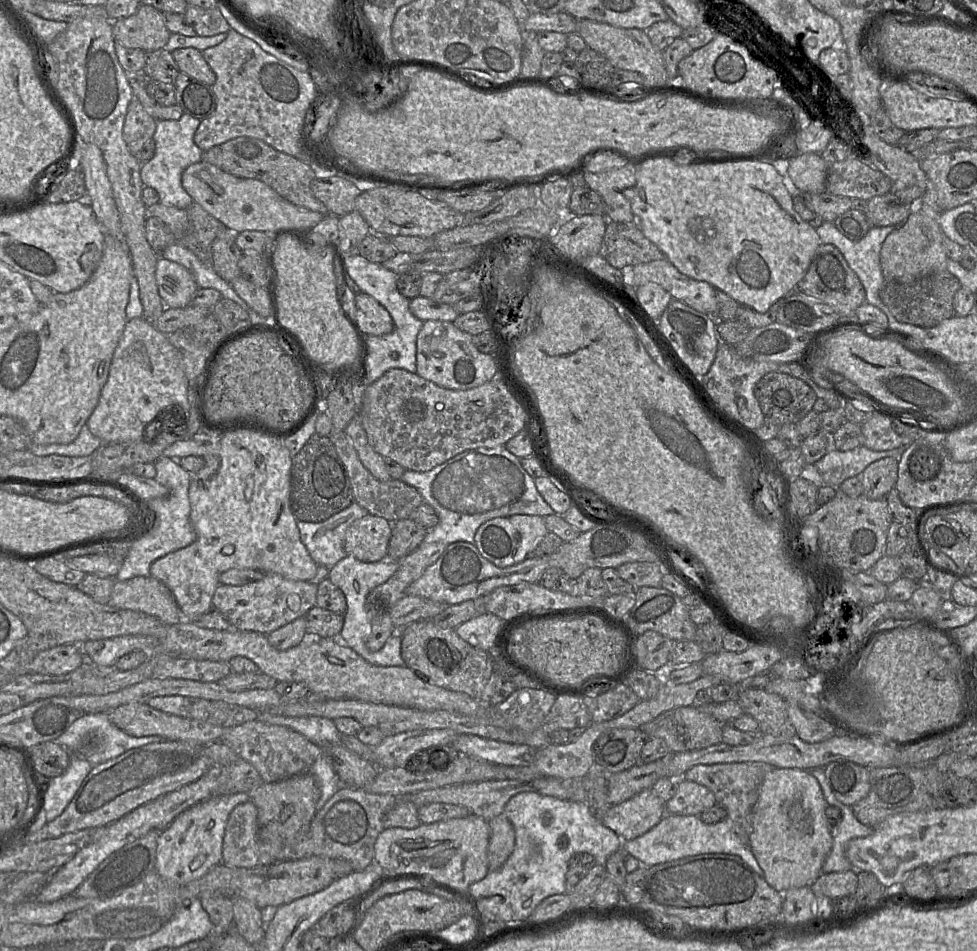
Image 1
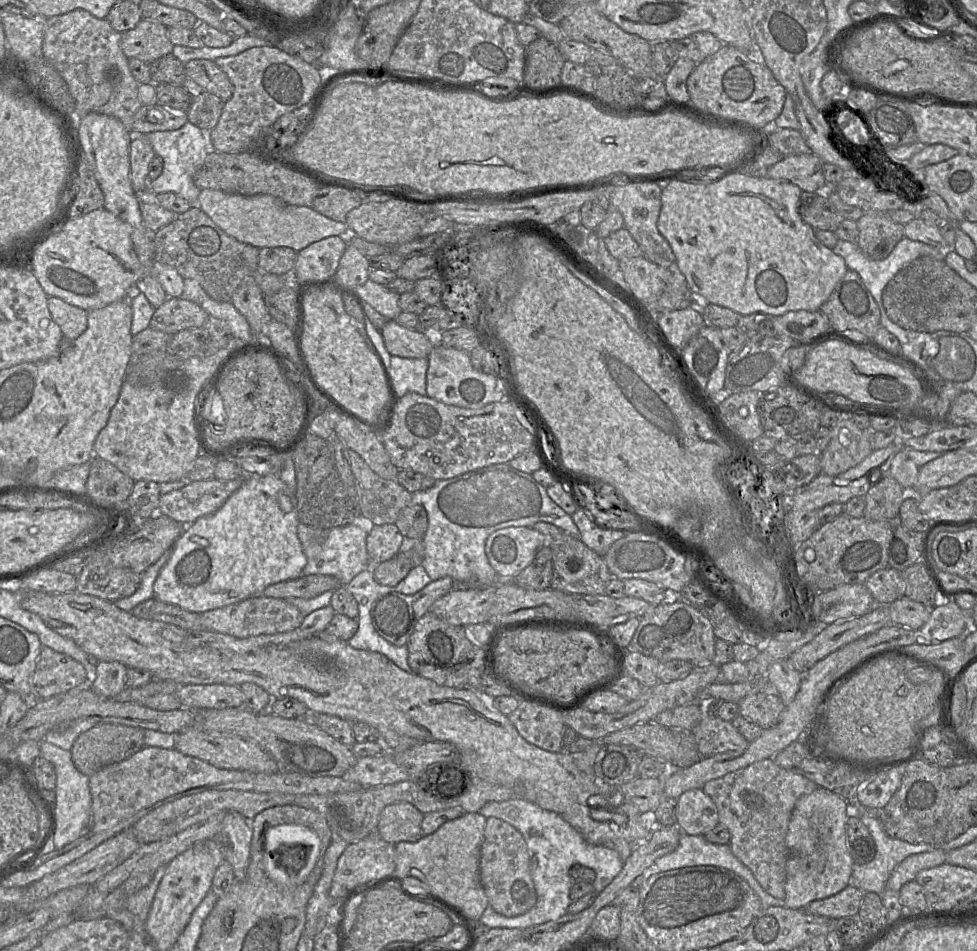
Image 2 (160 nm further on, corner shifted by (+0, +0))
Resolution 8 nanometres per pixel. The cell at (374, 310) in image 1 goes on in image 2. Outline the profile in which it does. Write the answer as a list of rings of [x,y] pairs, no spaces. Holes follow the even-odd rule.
[[[389,319],[381,329],[381,335],[388,352],[403,358],[427,358],[435,339],[432,333],[407,328],[394,319]]]

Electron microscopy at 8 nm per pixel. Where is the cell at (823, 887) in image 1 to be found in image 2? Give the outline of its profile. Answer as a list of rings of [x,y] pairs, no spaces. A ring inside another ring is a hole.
[[[848,885],[833,896],[812,901],[804,909],[814,915],[832,919],[849,917],[858,912],[863,894],[858,888]]]

